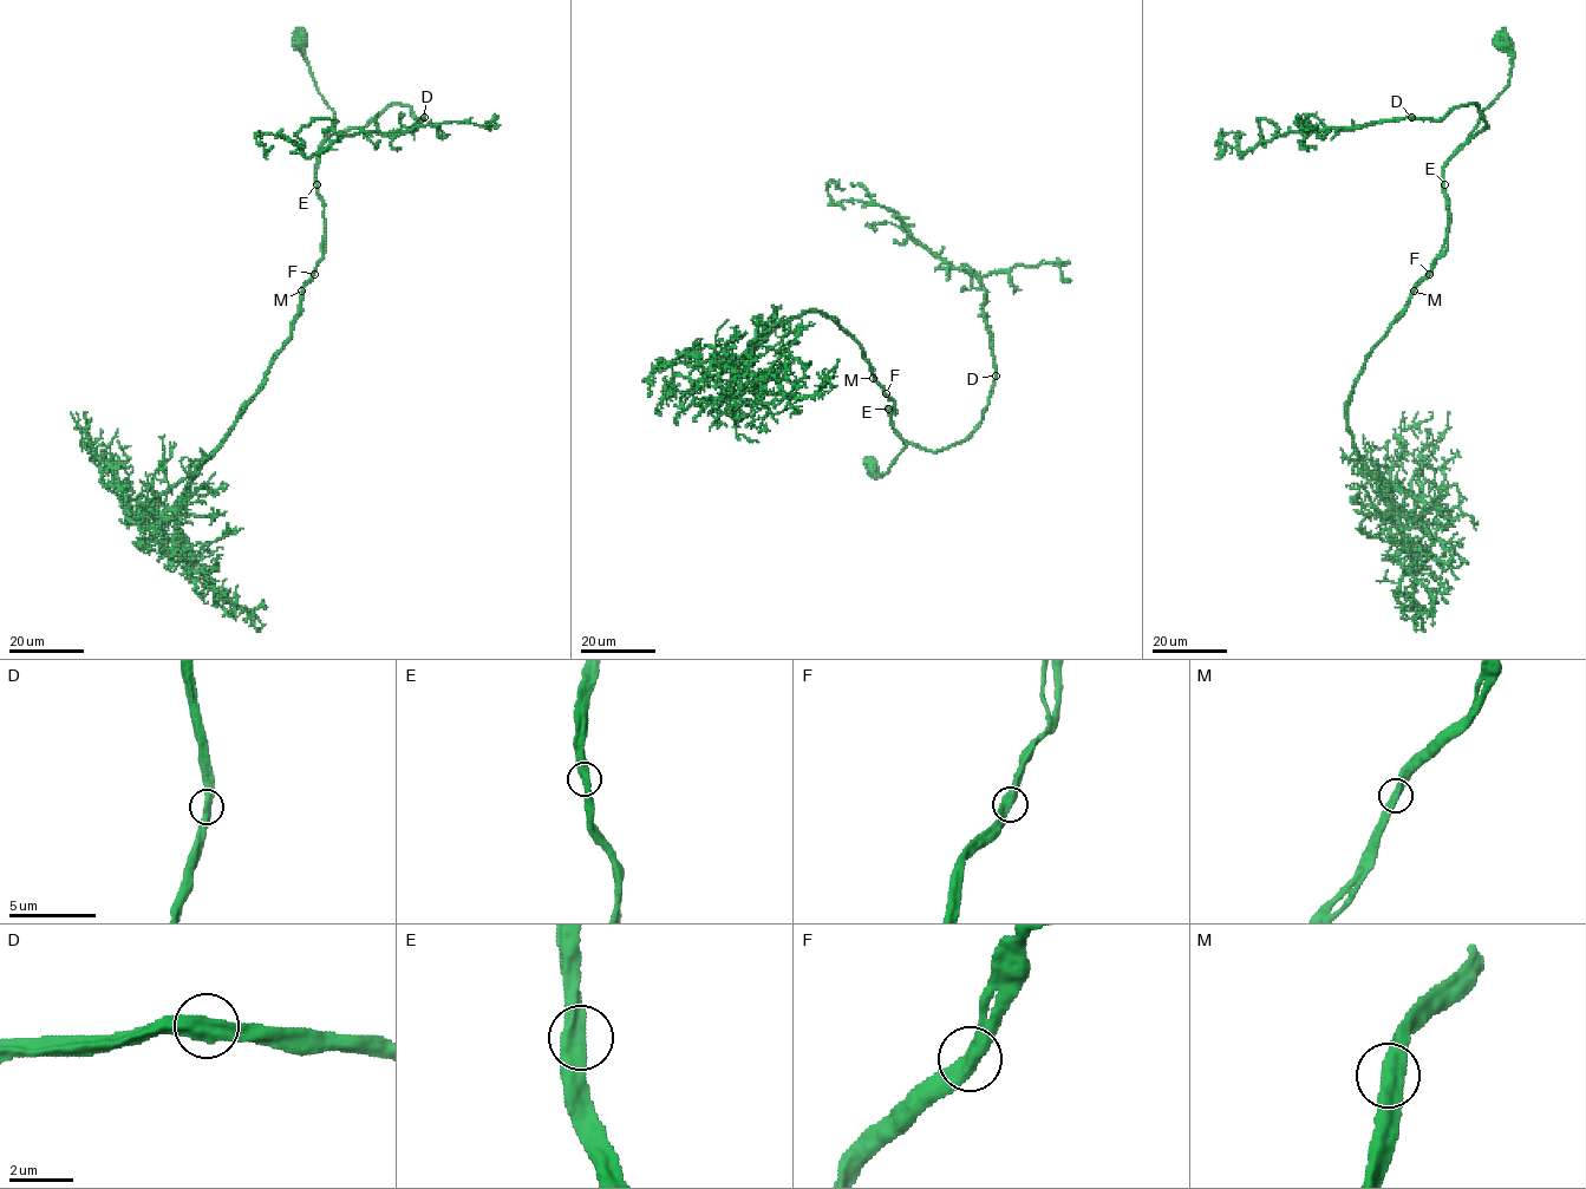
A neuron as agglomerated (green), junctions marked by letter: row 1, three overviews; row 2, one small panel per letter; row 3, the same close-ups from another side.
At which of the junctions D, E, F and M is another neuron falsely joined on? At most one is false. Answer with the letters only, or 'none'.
none

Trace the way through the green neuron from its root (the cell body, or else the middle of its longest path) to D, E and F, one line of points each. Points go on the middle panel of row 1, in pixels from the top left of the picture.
D: (872, 468), (875, 475), (887, 471), (905, 446), (900, 433), (932, 451), (964, 439), (981, 419), (996, 376)
E: (872, 468), (875, 475), (883, 474), (905, 446), (888, 409)
F: (872, 468), (875, 475), (883, 474), (905, 446), (887, 407), (895, 413), (895, 404), (886, 393)

